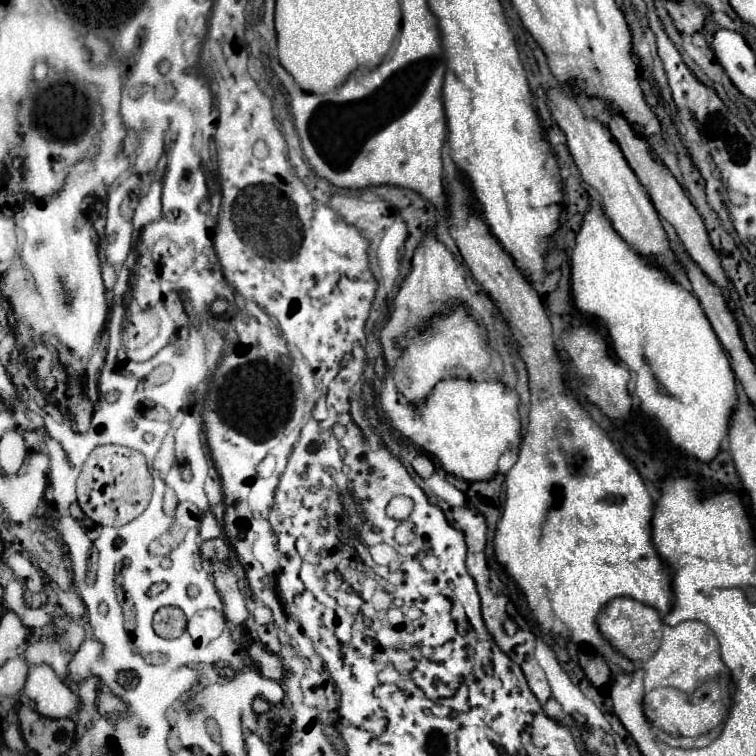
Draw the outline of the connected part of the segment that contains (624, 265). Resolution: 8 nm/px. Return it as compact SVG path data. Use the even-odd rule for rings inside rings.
M597 204L587 210L583 228L575 238L571 254L571 294L575 310L603 324L615 356L637 374L635 396L639 398L641 414L655 418L673 448L701 462L711 462L721 448L721 440L729 432L731 414L737 406L737 390L727 354L703 314L699 300L685 290L663 264L635 252L617 234Z

